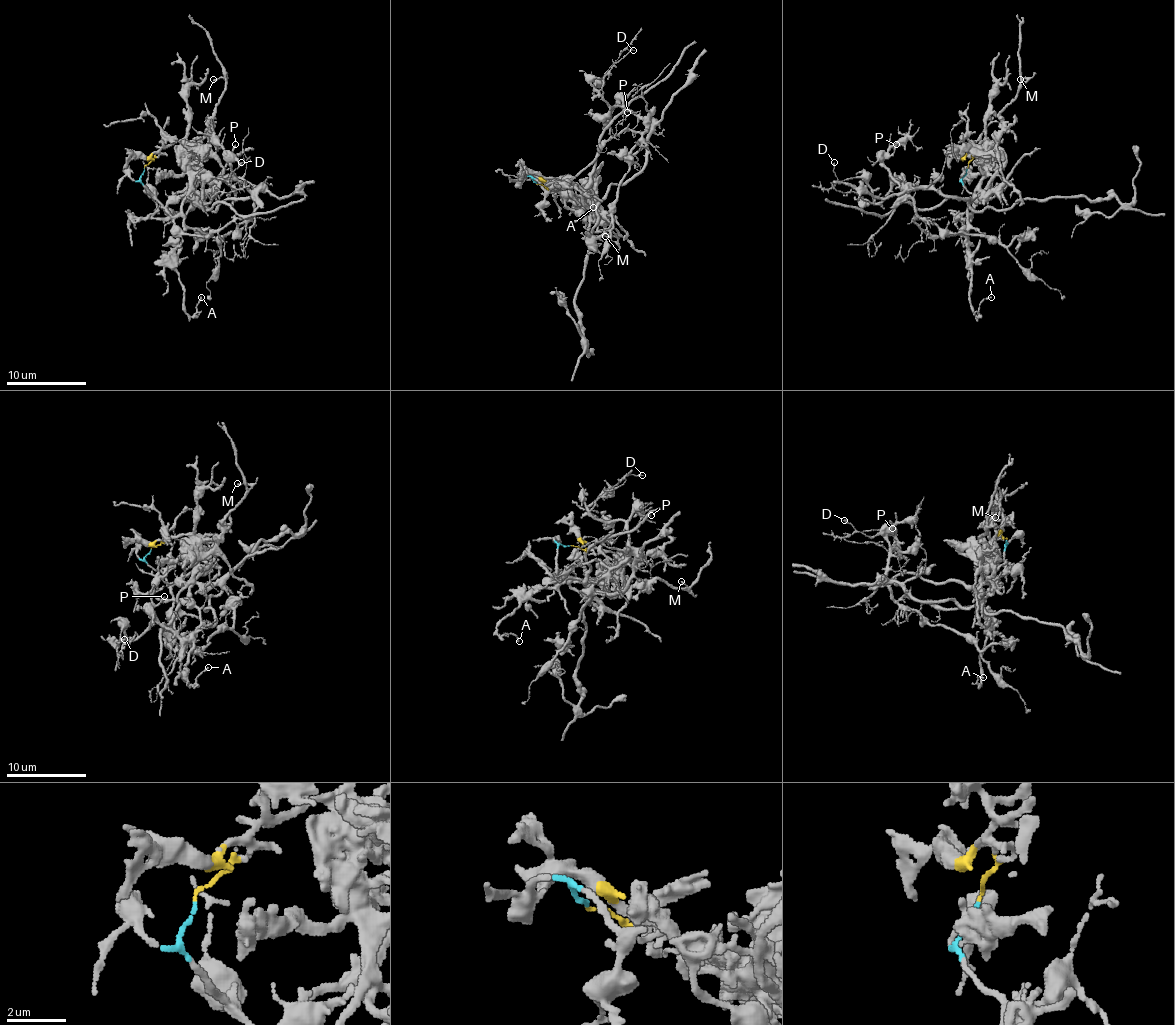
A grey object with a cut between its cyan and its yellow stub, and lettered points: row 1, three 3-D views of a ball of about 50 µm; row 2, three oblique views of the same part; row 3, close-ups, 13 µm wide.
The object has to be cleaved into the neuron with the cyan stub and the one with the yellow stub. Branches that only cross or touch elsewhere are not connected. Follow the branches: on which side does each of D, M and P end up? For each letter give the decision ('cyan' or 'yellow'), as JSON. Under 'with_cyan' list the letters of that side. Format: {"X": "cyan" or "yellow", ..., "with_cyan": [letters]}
{"D": "cyan", "M": "yellow", "P": "cyan", "with_cyan": ["D", "P"]}

